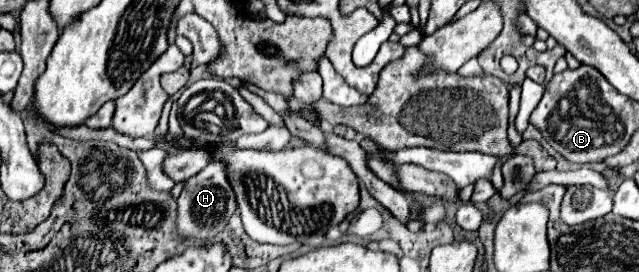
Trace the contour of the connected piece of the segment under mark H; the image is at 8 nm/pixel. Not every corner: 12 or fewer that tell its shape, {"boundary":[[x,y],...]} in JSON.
{"boundary":[[226,166],[184,182],[176,228],[208,242],[238,210]]}

